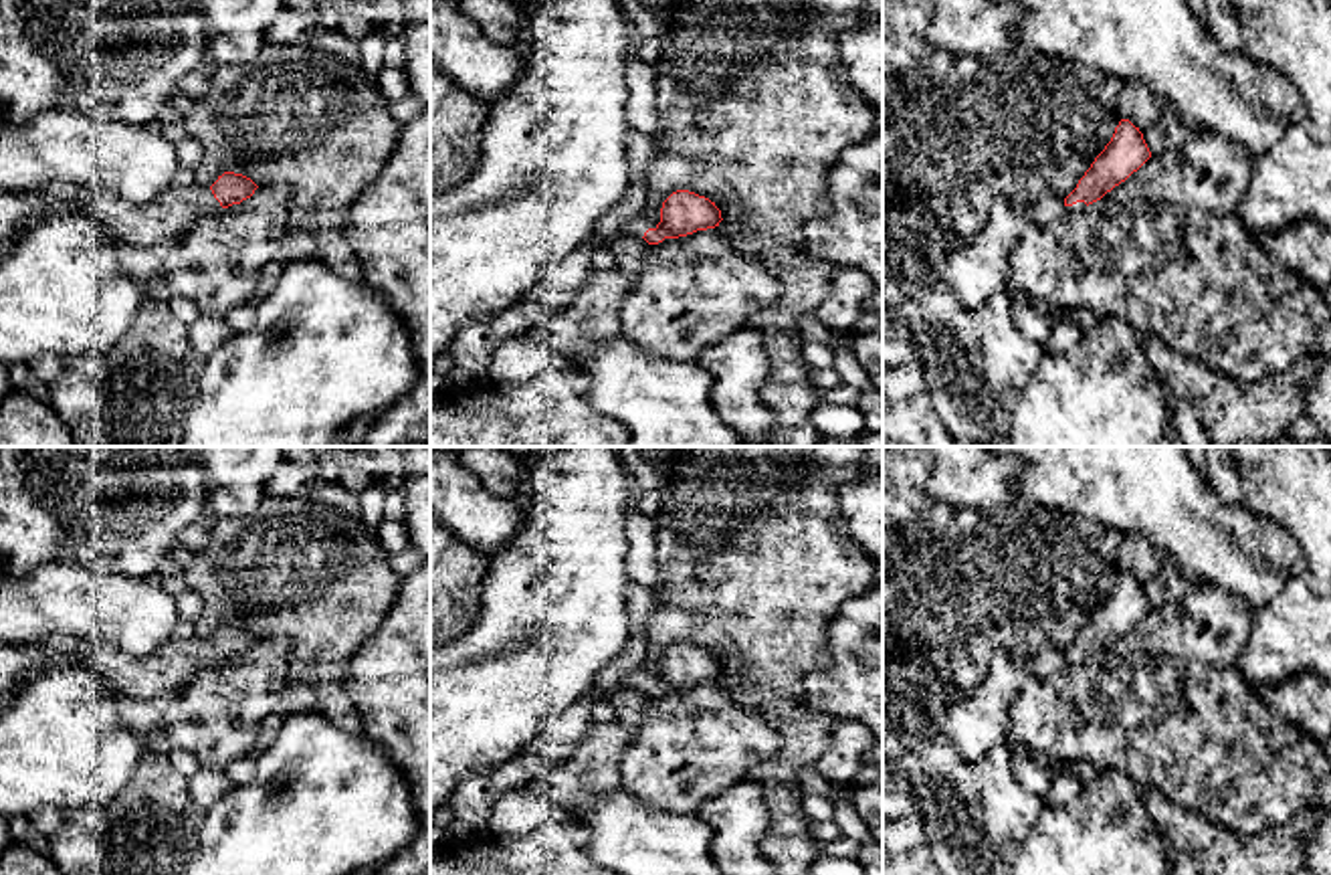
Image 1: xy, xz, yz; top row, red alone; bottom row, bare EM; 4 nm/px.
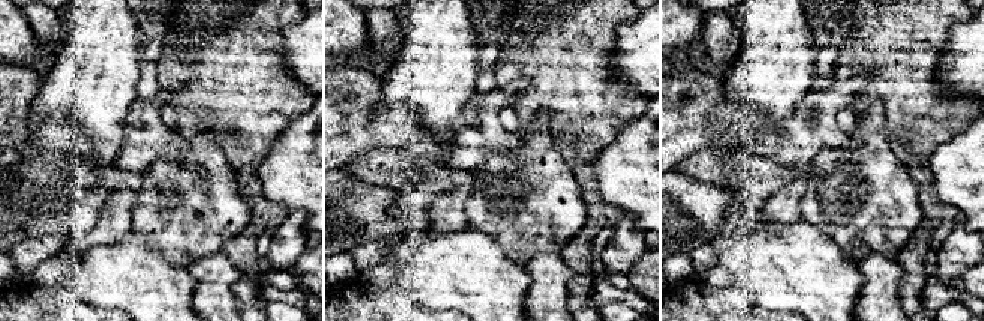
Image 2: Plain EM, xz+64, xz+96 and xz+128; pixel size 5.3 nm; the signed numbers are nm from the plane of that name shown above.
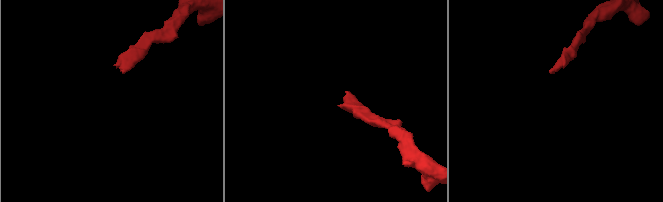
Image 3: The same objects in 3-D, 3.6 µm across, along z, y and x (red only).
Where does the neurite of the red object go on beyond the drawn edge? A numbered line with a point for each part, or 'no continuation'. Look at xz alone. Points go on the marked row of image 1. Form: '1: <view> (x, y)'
1: xz (641, 223)

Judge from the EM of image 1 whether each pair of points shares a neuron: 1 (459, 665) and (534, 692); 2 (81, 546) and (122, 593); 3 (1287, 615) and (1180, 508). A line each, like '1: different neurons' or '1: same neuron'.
1: same neuron
2: different neurons
3: different neurons

